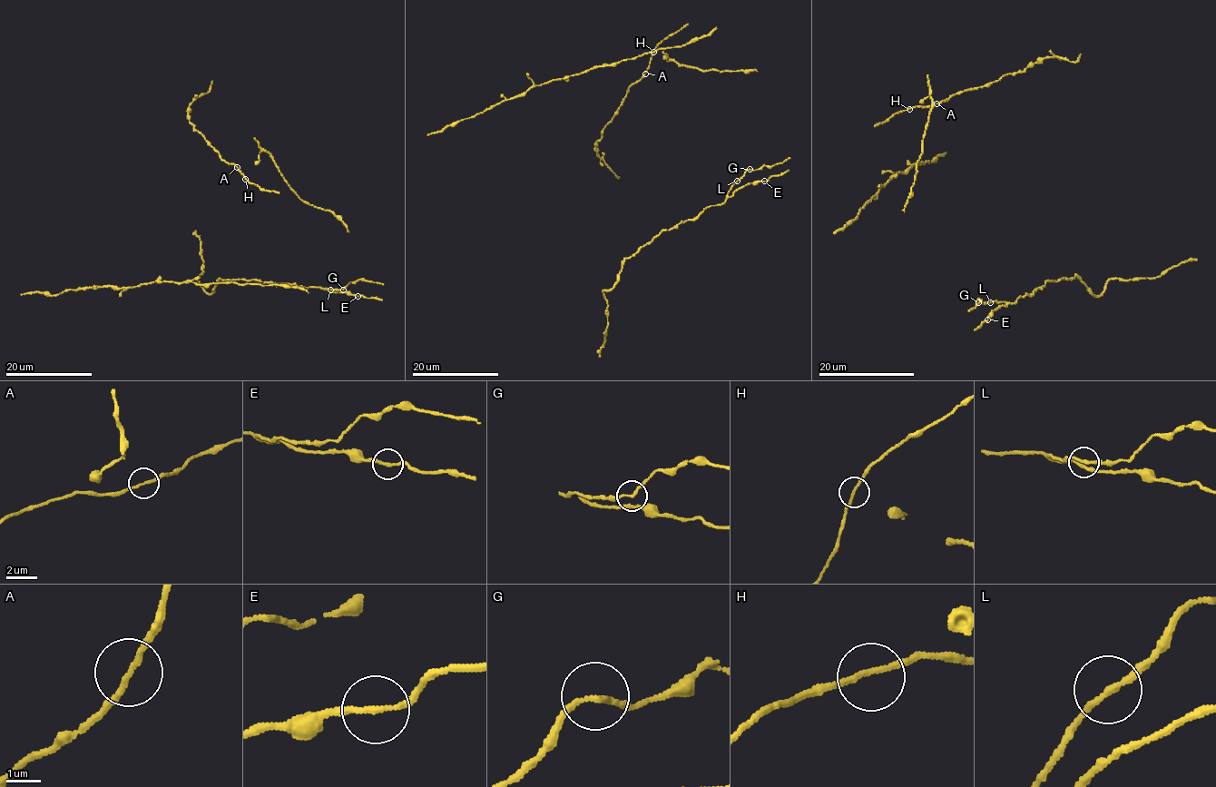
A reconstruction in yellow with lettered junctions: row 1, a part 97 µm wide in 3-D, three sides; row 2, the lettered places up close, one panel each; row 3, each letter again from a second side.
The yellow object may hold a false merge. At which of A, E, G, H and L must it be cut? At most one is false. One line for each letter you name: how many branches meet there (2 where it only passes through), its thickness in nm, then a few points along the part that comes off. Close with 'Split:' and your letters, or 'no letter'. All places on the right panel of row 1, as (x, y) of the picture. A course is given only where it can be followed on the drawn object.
Split: no letter

